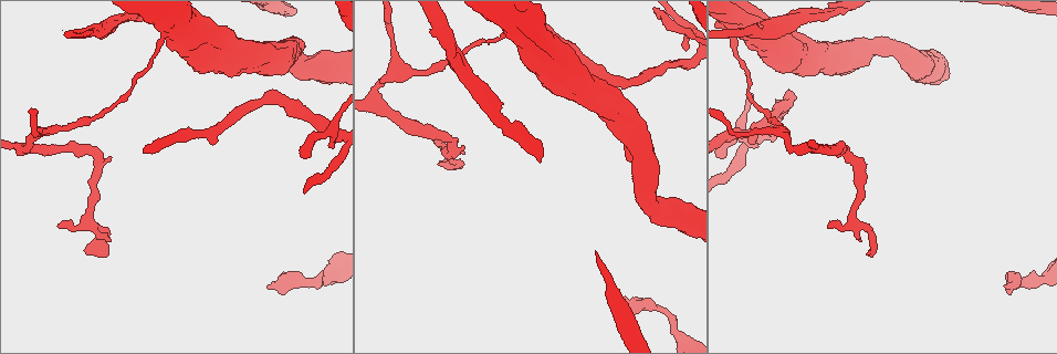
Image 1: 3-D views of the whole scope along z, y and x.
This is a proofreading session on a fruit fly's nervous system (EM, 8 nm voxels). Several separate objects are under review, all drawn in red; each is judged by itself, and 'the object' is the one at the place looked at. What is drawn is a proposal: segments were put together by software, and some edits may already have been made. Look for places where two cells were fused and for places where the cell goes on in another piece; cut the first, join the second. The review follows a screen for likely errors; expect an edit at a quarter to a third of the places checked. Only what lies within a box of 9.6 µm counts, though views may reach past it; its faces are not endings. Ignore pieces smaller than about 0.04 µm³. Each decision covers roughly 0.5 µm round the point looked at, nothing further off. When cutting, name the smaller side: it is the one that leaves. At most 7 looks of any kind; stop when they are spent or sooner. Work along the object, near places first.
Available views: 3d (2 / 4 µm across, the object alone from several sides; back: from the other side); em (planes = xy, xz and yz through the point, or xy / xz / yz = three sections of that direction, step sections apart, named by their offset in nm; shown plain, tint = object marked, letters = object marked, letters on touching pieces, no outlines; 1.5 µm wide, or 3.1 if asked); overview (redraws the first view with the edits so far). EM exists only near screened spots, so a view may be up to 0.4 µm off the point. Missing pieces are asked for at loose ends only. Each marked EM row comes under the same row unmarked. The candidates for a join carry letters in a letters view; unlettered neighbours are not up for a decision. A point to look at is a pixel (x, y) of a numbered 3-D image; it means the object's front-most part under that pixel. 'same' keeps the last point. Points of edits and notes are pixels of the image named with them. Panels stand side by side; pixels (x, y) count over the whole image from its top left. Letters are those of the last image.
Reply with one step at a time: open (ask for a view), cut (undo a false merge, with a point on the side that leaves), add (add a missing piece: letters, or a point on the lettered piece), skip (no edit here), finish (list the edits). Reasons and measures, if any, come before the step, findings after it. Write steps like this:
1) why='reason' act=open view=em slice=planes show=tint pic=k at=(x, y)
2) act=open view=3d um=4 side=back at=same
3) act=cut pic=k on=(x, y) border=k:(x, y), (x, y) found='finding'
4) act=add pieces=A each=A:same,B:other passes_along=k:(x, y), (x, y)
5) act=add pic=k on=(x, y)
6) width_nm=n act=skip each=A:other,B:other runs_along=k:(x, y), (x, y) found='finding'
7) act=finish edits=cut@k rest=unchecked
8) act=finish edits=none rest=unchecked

why='free end' act=open view=em slice=planes show=letters pic=1 at=(266, 287)

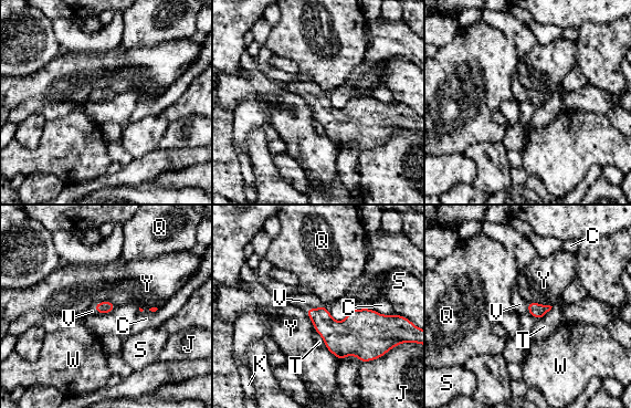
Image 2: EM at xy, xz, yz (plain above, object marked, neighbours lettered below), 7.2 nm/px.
act=add pieces=V each=C:other,J:other,K:other,Q:other,S:other,T:other,V:same,W:other,Y:other passes_along=2:(336, 335), (314, 309), (304, 301) found='it goes on there'

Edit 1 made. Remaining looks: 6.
why='see it whole again' act=open view=overview

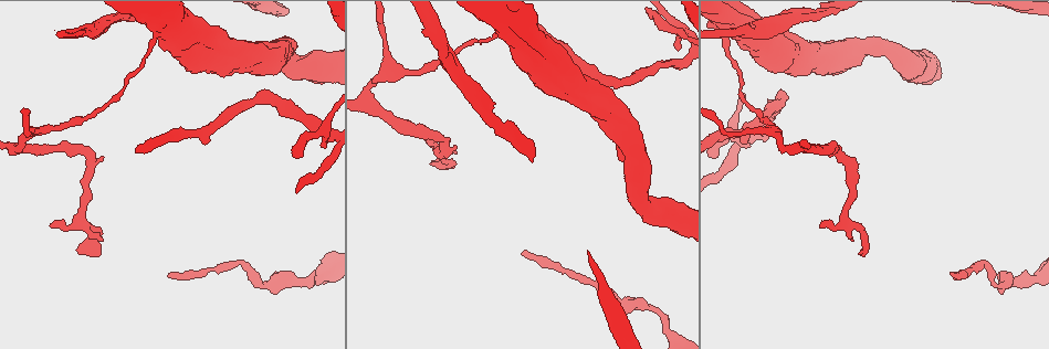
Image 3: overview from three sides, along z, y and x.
why='branch stops here' act=open view=3d um=4 pic=3 at=(169, 273)

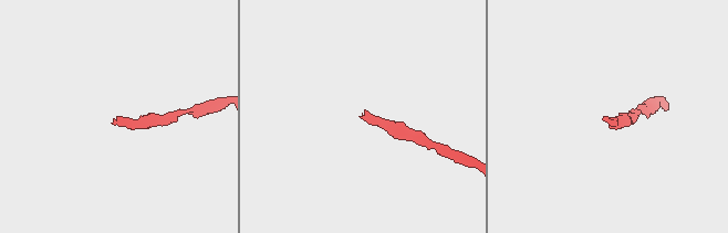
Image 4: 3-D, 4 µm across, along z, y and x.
act=open view=em slice=planes show=letters pic=4 at=(116, 116)

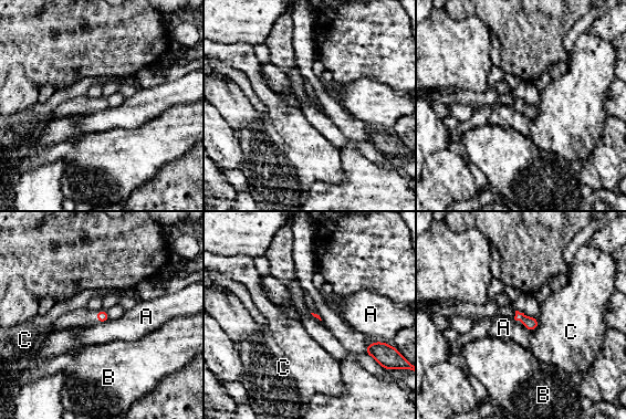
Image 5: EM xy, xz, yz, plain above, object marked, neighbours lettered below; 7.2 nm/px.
act=skip each=A:other,B:other,C:other border=5:(111, 318), (98, 324) found='no lettered piece goes on from it'

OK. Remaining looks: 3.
act=finish edits=add@2 rest=unchecked

